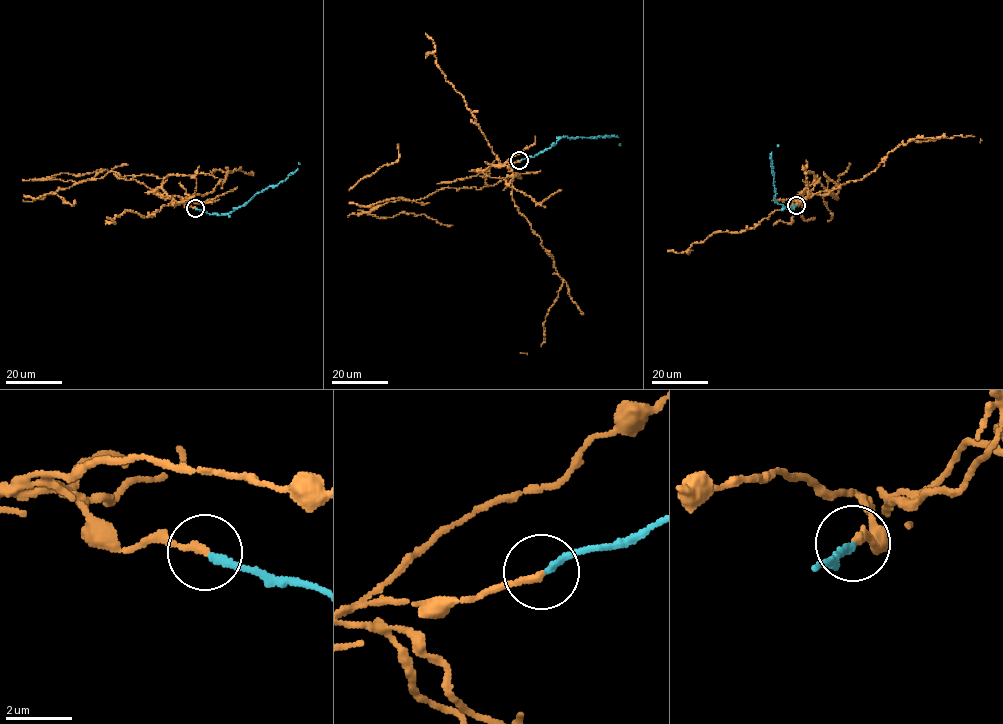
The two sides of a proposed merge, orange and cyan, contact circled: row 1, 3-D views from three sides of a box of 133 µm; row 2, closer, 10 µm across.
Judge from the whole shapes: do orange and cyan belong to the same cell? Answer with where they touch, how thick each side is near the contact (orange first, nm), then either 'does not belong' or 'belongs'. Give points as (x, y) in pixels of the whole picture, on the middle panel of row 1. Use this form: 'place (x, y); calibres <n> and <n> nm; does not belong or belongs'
place (519, 160); calibres 240 and 220 nm; does not belong

